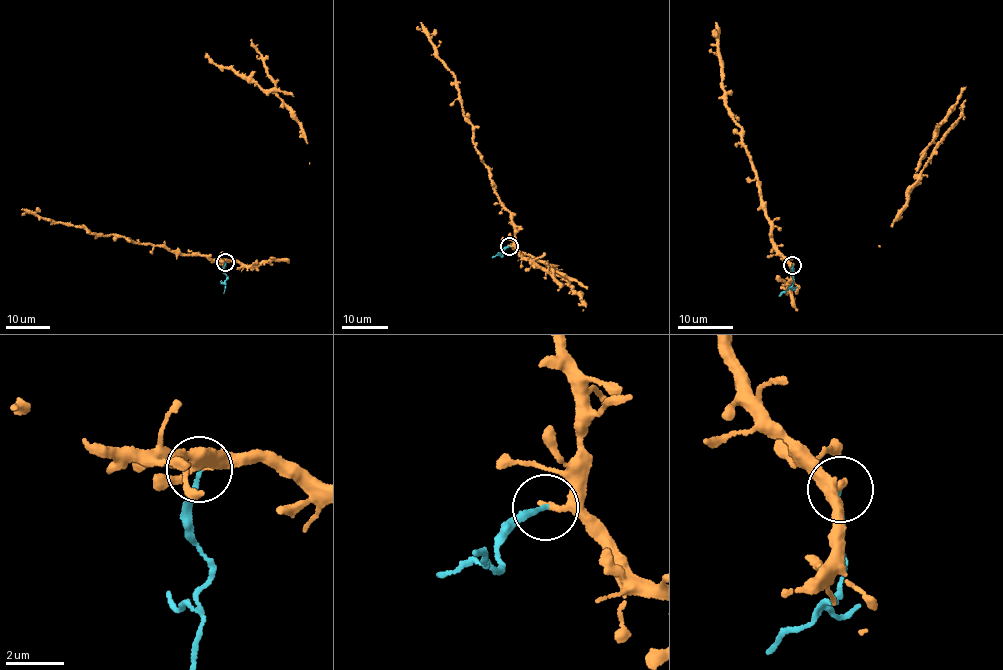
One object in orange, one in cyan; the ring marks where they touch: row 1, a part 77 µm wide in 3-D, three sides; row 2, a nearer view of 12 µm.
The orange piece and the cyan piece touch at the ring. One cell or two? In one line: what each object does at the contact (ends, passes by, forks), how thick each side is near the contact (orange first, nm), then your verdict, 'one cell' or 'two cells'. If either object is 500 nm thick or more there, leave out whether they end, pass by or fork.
orange ends there; cyan ends there; 280 nm thick on the orange side, 160 nm on the other; two cells

